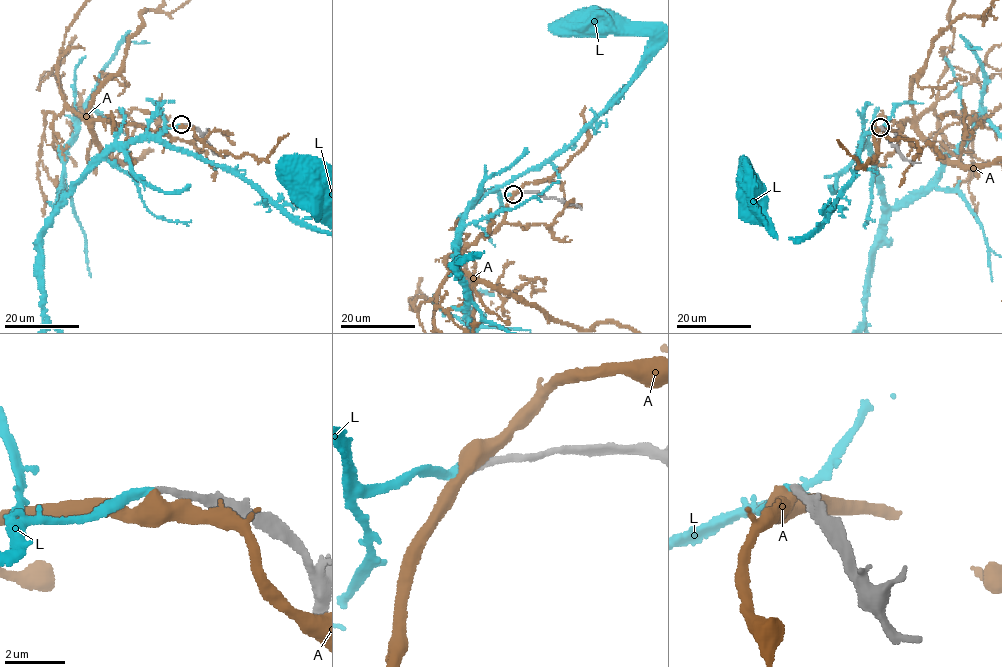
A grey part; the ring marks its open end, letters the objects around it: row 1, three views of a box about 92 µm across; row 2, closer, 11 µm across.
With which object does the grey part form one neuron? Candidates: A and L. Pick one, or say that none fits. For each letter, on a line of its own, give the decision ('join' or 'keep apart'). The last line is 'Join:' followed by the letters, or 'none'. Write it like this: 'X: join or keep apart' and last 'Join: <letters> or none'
A: keep apart
L: join
Join: L

